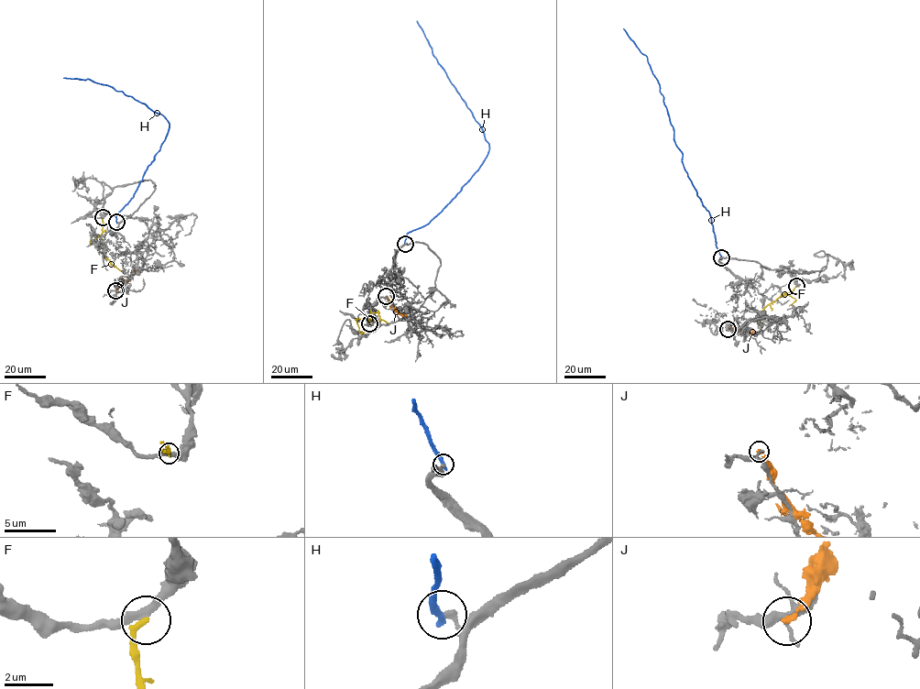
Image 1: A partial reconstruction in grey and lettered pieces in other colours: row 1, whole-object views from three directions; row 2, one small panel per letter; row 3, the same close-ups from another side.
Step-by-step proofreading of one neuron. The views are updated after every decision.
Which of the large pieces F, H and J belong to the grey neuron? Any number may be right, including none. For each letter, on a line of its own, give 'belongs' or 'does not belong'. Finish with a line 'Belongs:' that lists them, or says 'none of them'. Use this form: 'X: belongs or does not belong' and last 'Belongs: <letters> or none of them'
F: does not belong
H: does not belong
J: does not belong
Belongs: none of them

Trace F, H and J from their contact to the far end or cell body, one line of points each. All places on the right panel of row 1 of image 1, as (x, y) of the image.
F: (796, 287), (764, 308), (759, 315), (761, 331)
H: (722, 257), (709, 212), (688, 177), (673, 139), (660, 86), (645, 55), (623, 28)
J: (728, 329), (743, 333), (752, 332)

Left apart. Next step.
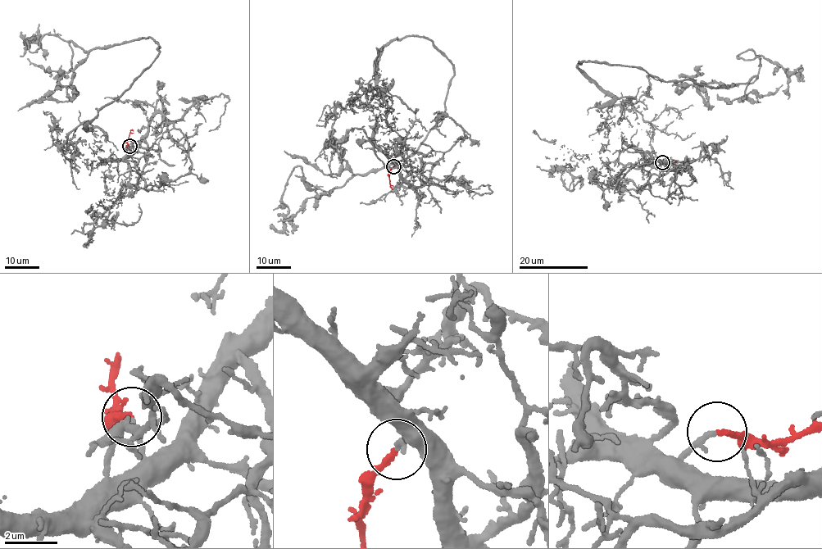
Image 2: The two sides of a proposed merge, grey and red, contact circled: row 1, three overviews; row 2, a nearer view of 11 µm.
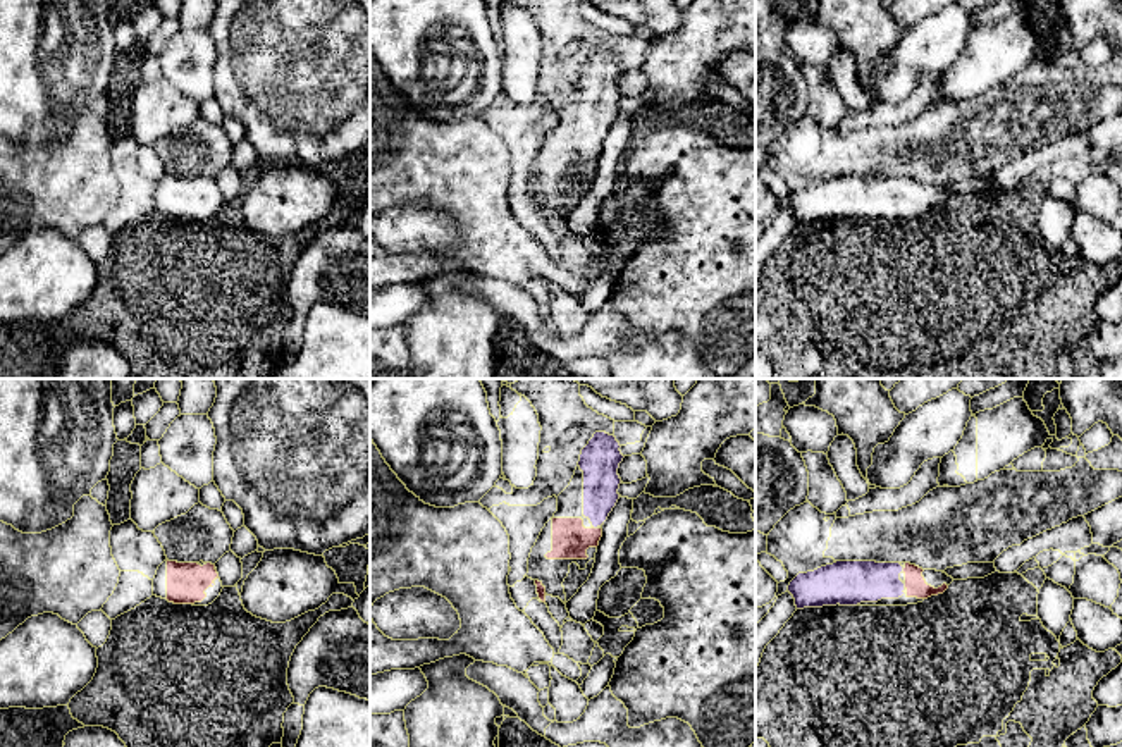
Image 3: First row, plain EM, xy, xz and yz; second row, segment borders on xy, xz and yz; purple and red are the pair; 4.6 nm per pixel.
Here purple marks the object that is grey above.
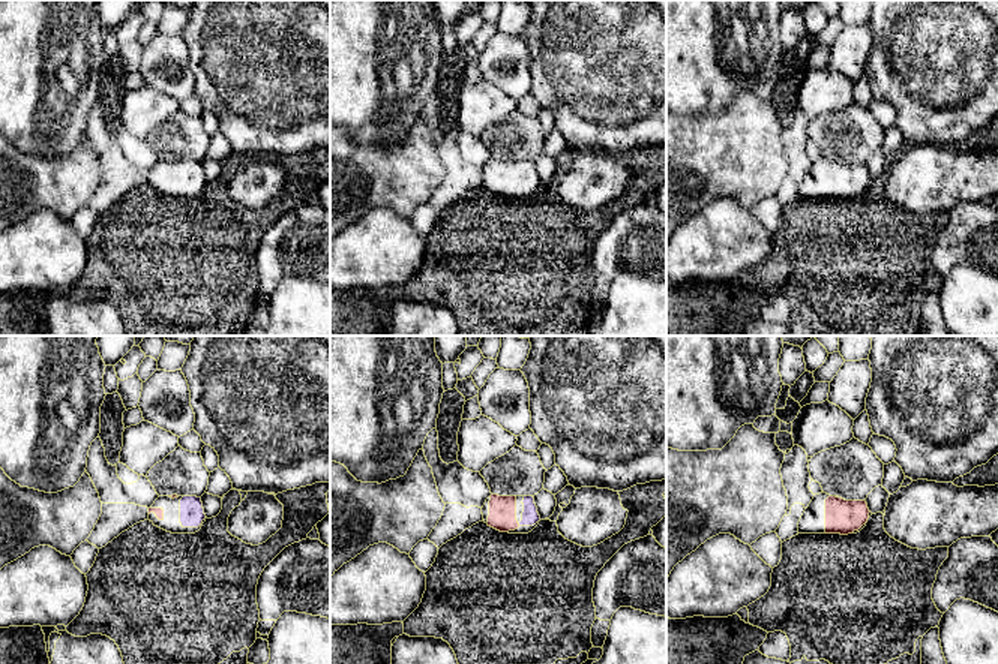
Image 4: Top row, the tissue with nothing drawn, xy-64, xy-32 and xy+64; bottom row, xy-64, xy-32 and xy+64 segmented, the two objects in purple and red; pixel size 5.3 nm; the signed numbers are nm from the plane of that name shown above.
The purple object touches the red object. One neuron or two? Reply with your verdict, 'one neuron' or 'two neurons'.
one neuron

